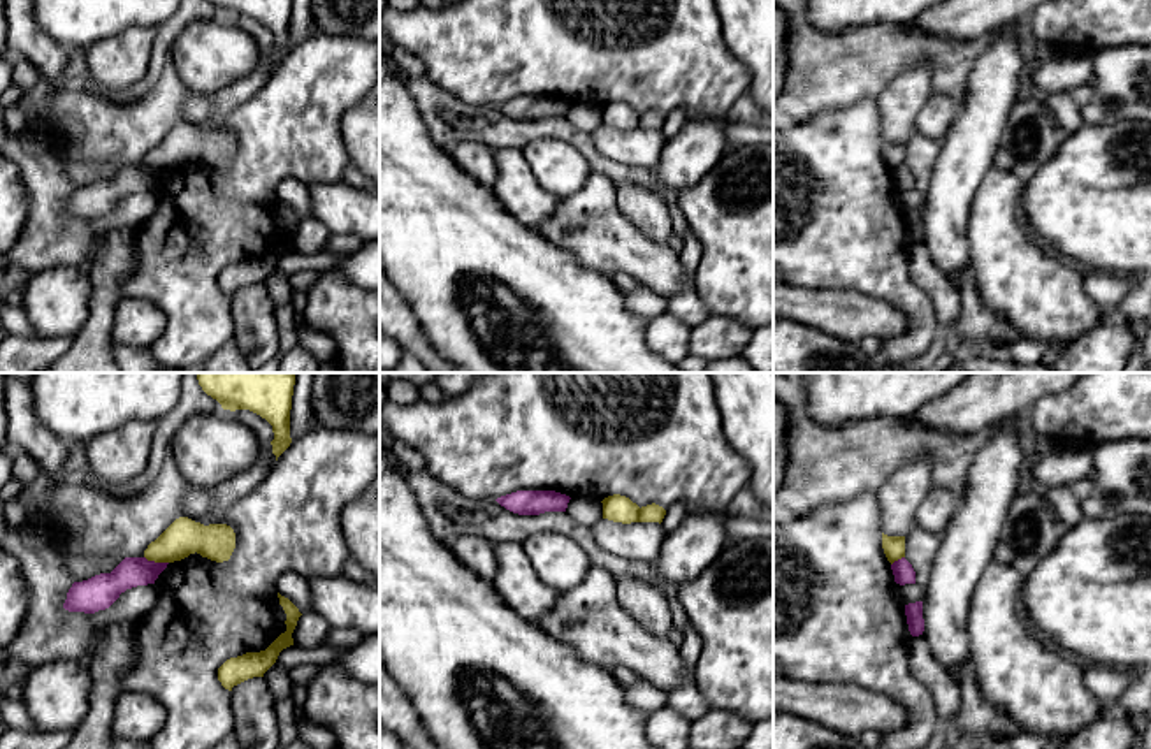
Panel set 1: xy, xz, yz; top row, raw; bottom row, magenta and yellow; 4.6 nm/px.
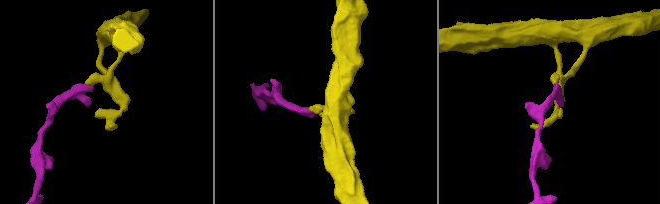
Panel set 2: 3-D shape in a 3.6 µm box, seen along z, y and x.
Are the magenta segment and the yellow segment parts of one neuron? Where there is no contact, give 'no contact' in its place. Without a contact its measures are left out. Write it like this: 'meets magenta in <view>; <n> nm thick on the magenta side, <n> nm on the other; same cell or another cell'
meets magenta in xy; 140 nm thick on the magenta side, 170 nm on the other; another cell

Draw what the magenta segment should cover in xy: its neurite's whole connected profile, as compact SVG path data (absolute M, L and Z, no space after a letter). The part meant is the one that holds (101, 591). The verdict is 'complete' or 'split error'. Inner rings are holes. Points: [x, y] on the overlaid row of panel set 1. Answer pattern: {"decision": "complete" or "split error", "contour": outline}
{"decision": "complete", "contour": "M125 557L111 573L74 582L67 593L63 608L84 614L105 610L127 589L155 584L167 564L169 563L148 561L146 557Z"}

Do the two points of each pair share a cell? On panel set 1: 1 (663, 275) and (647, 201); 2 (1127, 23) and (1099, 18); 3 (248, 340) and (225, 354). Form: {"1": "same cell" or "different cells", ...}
{"1": "different cells", "2": "same cell", "3": "different cells"}

